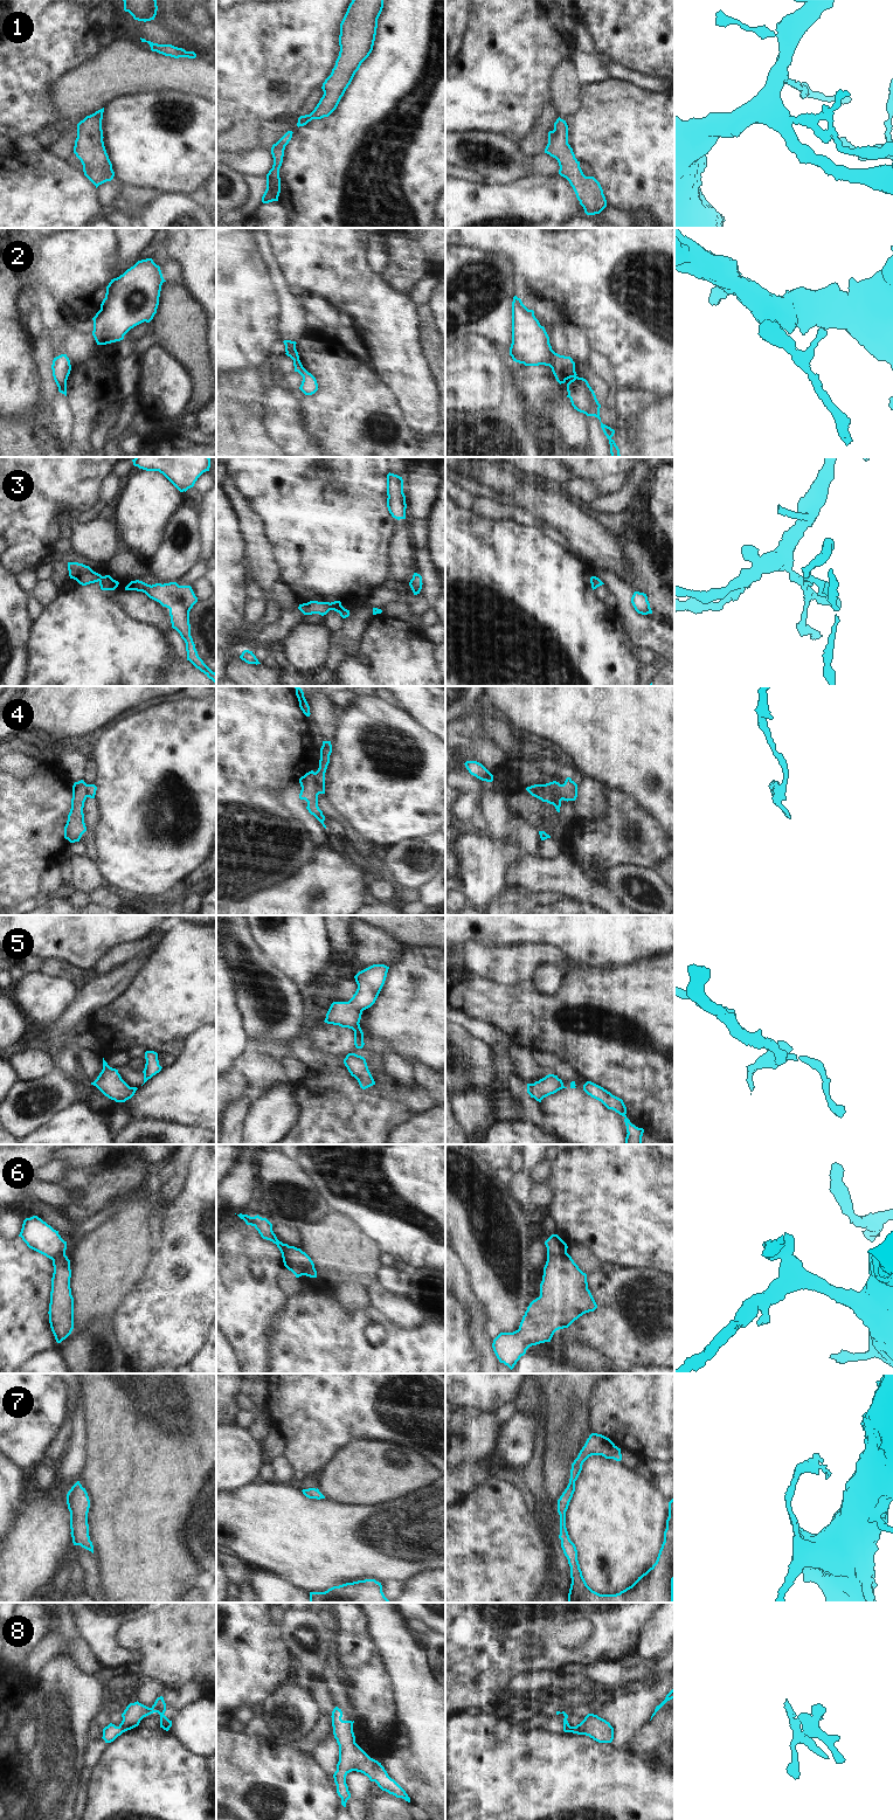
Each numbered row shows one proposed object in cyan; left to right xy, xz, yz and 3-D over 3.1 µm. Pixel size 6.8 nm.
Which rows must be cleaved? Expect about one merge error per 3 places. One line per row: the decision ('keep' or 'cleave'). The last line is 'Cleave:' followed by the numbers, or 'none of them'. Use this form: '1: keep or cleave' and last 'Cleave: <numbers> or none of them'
1: keep
2: cleave
3: keep
4: cleave
5: keep
6: cleave
7: keep
8: cleave
Cleave: 2, 4, 6, 8

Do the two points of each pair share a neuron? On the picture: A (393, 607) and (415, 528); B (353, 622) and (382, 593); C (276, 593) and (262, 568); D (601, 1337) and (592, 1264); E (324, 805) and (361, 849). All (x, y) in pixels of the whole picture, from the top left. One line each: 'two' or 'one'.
A: two
B: two
C: two
D: two
E: one

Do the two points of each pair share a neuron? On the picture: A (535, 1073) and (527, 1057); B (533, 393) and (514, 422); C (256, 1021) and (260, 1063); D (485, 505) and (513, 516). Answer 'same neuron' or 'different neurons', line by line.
A: same neuron
B: different neurons
C: different neurons
D: same neuron

